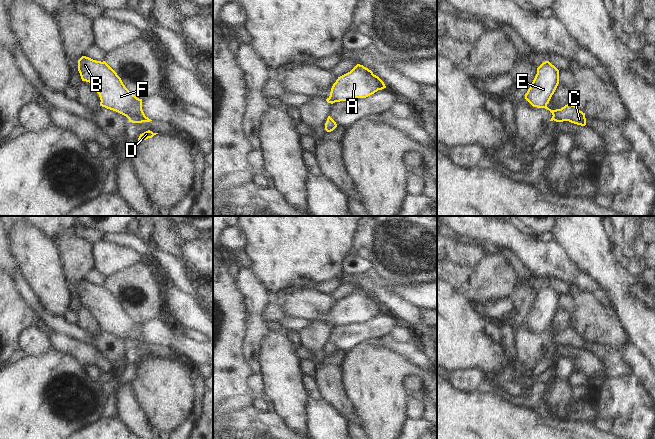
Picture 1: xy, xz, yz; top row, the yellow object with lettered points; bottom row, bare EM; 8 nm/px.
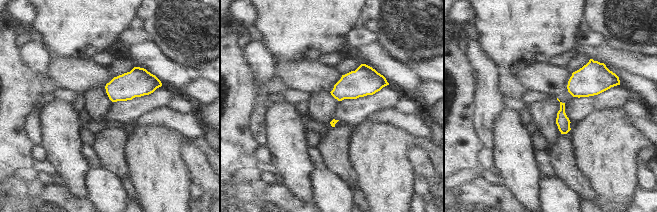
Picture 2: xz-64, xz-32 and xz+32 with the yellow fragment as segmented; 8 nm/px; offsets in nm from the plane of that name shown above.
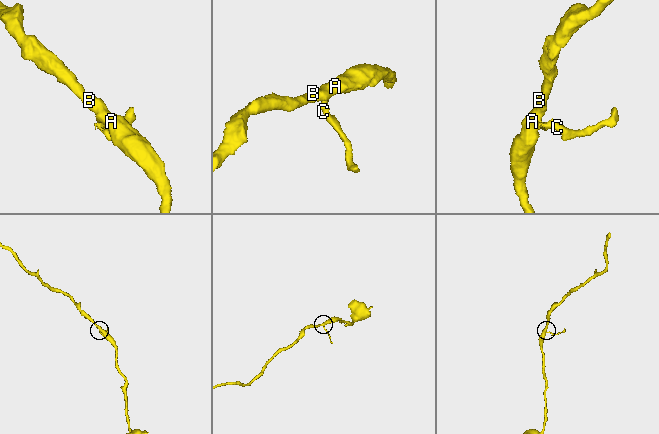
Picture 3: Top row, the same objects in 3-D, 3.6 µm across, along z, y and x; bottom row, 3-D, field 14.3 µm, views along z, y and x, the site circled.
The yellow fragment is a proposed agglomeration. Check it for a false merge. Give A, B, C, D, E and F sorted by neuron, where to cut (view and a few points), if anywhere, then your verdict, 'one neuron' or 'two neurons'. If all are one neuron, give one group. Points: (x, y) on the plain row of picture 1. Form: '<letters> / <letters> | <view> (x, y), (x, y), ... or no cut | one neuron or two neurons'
A B D E F / C | xz (328, 322), (334, 326) | two neurons

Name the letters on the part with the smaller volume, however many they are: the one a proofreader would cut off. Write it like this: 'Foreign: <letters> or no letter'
Foreign: C

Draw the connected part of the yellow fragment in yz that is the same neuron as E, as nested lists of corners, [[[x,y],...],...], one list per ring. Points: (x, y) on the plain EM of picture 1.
[[[549,285],[537,292],[537,298],[525,318],[525,323],[537,332],[545,332],[559,308],[559,294]]]

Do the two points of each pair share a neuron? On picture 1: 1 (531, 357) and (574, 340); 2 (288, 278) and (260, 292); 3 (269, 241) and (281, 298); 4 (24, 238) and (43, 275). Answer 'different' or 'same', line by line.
1: same
2: different
3: different
4: same

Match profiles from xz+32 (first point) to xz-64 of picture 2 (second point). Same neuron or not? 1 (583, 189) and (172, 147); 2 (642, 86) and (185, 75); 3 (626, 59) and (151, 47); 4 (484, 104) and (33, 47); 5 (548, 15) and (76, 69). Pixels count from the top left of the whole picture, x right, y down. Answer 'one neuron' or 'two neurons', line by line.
1: two neurons
2: one neuron
3: two neurons
4: one neuron
5: two neurons

